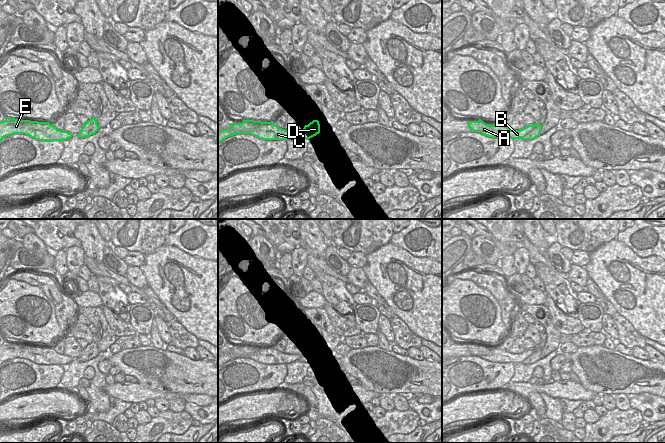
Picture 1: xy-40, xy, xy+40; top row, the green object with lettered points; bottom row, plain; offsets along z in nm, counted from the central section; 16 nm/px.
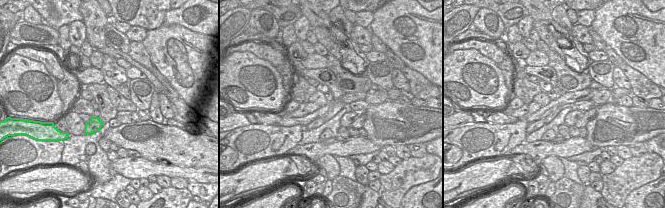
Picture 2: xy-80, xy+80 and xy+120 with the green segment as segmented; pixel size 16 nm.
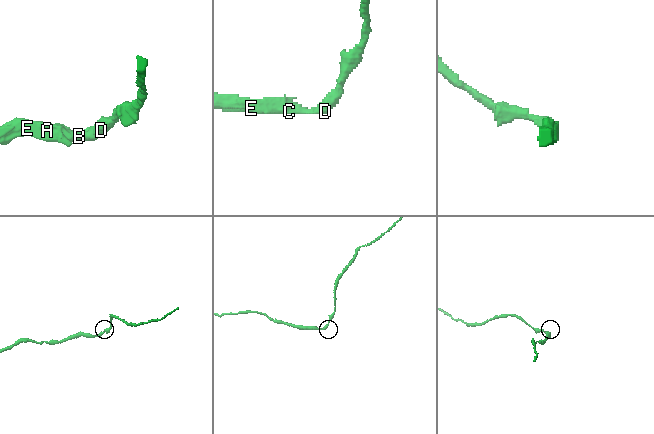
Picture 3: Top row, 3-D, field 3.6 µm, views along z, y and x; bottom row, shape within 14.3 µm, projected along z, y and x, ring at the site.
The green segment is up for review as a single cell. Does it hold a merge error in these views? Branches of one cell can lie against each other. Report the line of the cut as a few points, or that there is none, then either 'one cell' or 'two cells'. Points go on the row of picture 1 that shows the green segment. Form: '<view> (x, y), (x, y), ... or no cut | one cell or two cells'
xy+40 (532, 124), (532, 128), (522, 138) | two cells

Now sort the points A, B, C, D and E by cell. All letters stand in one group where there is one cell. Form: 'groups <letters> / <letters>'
groups A B C E / D

